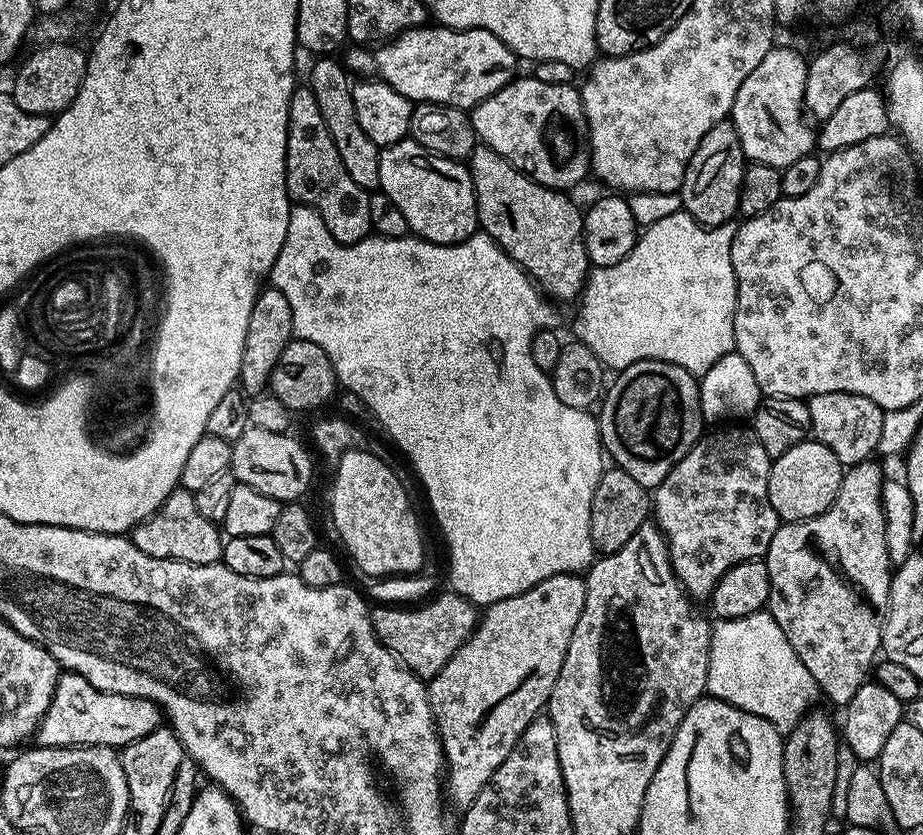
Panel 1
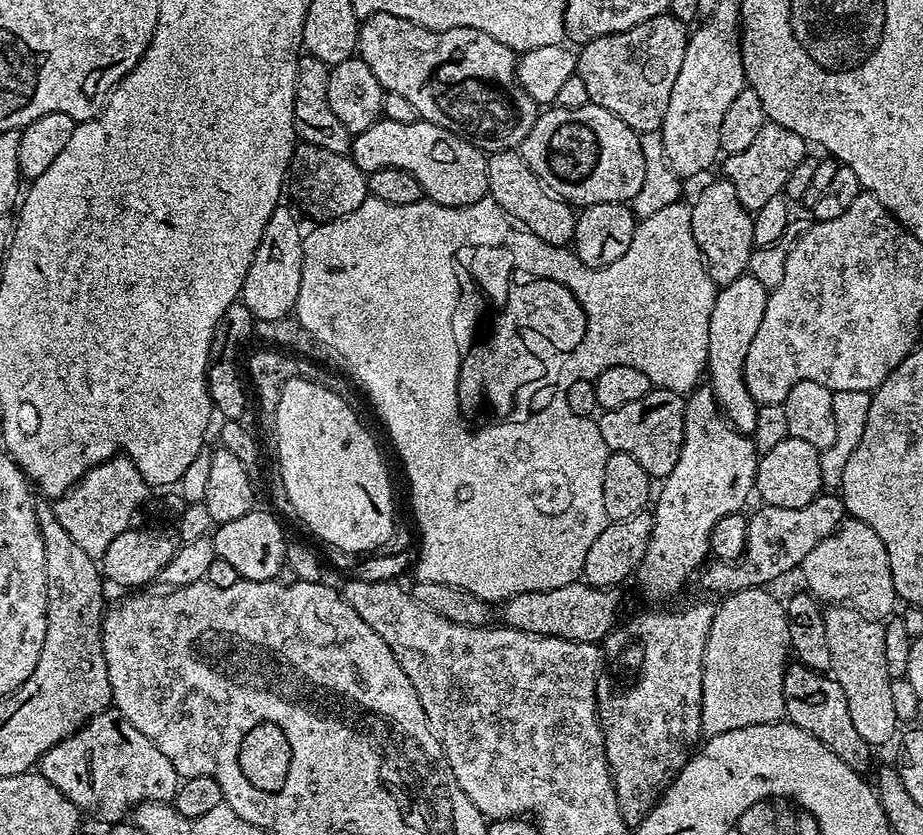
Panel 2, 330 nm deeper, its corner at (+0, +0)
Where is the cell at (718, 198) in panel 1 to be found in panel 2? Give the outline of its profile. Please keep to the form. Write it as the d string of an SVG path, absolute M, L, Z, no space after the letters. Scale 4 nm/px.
M726 178L712 180L696 196L696 201L691 201L688 221L690 230L694 234L694 242L698 246L701 257L704 261L704 269L708 271L708 276L713 285L723 286L734 282L744 273L748 272L748 259L752 256L754 247L752 238L752 219L749 209L743 208L736 198L736 191Z

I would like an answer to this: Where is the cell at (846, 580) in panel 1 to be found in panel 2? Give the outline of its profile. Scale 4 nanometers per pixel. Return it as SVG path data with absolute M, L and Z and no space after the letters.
M828 606L823 609L826 646L830 656L830 675L842 690L854 730L862 734L869 746L882 746L898 727L894 708L890 706L889 677L884 676L884 642L871 619L855 608Z

